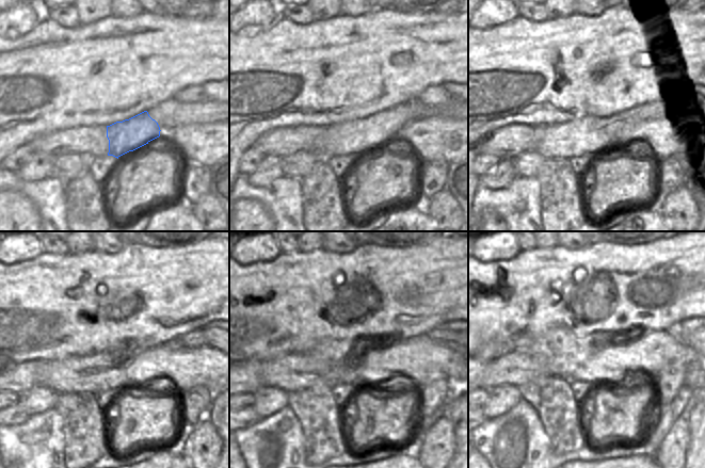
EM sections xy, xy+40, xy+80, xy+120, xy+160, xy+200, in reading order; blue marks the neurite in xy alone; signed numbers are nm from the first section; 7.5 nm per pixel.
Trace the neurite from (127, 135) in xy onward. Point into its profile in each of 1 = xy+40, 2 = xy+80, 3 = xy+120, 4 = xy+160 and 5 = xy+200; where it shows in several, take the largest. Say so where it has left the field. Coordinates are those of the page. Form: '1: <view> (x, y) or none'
1: xy+40 (354, 138)
2: xy+80 (591, 135)
3: xy+120 (93, 373)
4: xy+160 (331, 362)
5: xy+200 (516, 368)

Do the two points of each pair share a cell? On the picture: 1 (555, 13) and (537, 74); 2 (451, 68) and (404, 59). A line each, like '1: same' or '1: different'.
1: different
2: same

